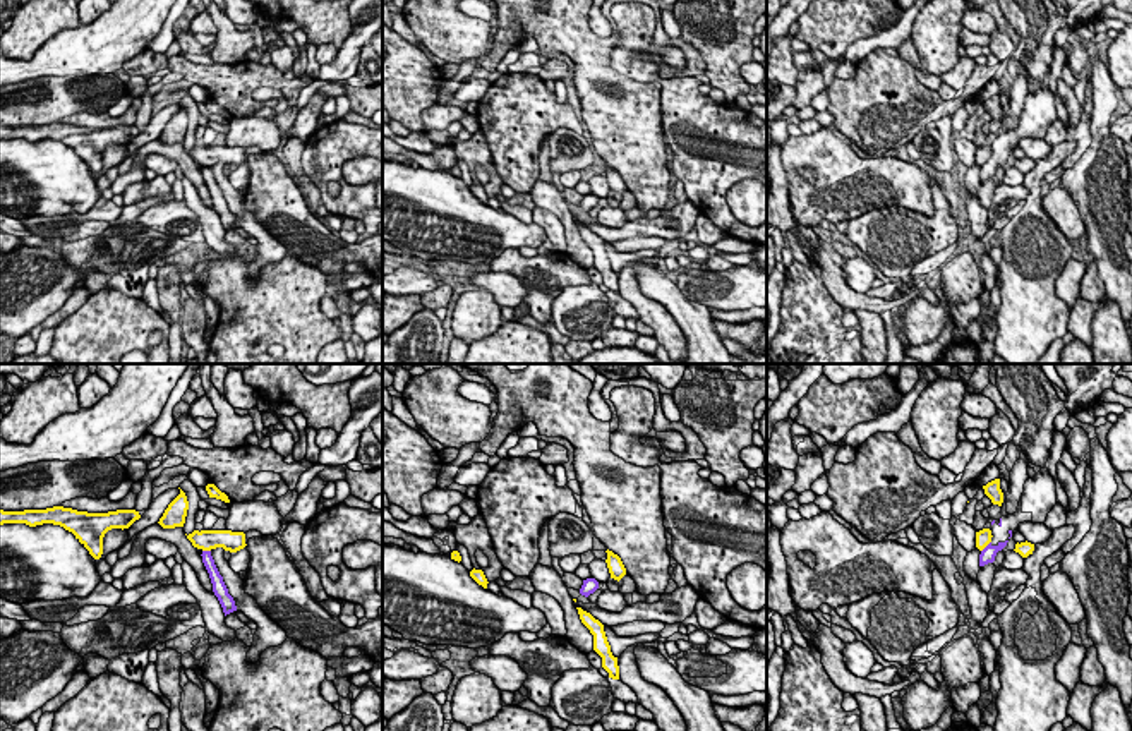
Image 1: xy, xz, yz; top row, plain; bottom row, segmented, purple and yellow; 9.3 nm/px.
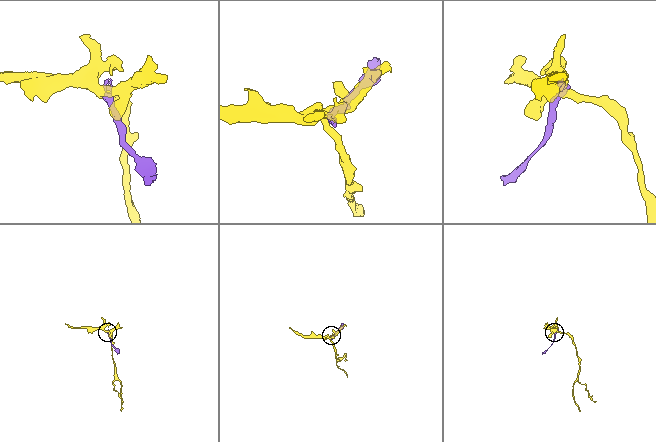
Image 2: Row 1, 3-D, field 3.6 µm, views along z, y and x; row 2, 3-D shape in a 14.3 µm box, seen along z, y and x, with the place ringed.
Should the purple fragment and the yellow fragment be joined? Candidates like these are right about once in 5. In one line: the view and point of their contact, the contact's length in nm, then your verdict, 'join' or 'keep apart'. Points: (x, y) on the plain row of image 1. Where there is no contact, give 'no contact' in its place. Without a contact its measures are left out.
yz (987, 162) | 140 nm | keep apart

